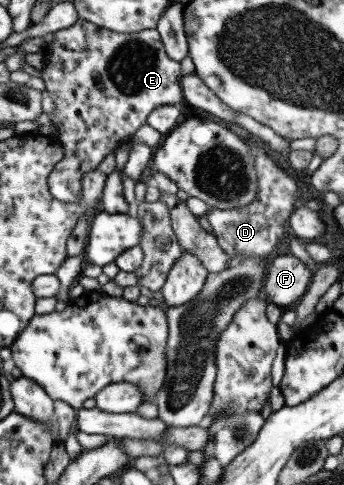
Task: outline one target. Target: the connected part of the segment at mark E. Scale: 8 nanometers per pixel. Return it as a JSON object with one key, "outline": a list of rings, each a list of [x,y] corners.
{"outline":[[[78,18],[75,23],[68,28],[57,30],[53,33],[53,39],[47,44],[47,49],[40,56],[40,64],[42,69],[41,79],[44,81],[45,90],[55,104],[55,115],[51,117],[50,124],[58,132],[58,141],[60,142],[63,154],[62,159],[55,163],[55,166],[51,169],[51,172],[47,175],[48,191],[55,200],[61,202],[77,202],[81,196],[81,179],[83,174],[93,170],[97,167],[99,162],[103,160],[106,154],[109,154],[122,142],[125,136],[131,136],[140,126],[146,123],[147,115],[157,107],[164,104],[178,104],[182,98],[182,90],[178,79],[180,78],[180,65],[173,60],[170,60],[165,52],[163,52],[163,45],[155,28],[141,30],[139,32],[127,32],[119,33],[113,32],[104,28],[99,28],[89,21]]]}

